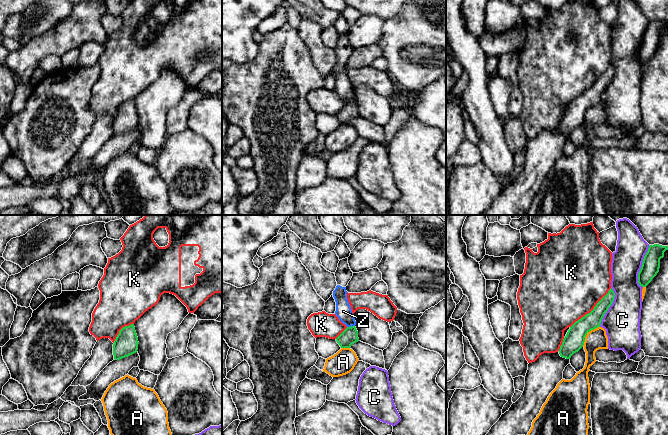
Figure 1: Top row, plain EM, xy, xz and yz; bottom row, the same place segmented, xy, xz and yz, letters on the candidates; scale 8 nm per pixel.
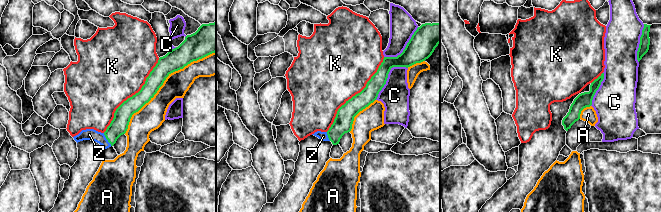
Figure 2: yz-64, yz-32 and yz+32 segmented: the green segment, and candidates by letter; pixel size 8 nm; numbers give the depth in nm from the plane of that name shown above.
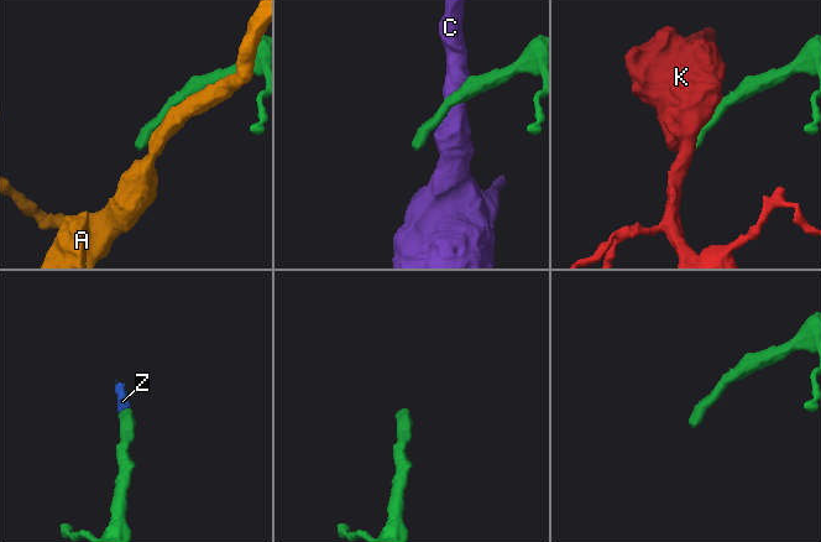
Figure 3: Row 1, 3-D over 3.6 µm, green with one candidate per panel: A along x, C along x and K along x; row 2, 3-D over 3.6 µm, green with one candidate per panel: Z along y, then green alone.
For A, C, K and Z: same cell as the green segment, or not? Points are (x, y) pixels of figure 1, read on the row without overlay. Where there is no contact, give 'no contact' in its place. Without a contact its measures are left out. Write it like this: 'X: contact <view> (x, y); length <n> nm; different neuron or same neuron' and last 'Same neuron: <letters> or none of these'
A: contact yz (586, 110); length 220 nm; different neuron
C: contact yz (641, 42); length 340 nm; different neuron
K: contact yz (592, 86); length 460 nm; different neuron
Z: contact xz (351, 102); length 70 nm; same neuron
Same neuron: Z

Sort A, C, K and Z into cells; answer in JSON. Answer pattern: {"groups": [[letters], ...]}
{"groups": [["A"], ["C"], ["K"], ["Z"]]}

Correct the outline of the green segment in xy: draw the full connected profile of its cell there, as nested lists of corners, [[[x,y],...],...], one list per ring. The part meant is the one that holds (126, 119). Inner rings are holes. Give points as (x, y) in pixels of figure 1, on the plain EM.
[[[134,100],[123,103],[117,111],[113,120],[113,131],[115,136],[128,133],[138,126],[138,113]]]

